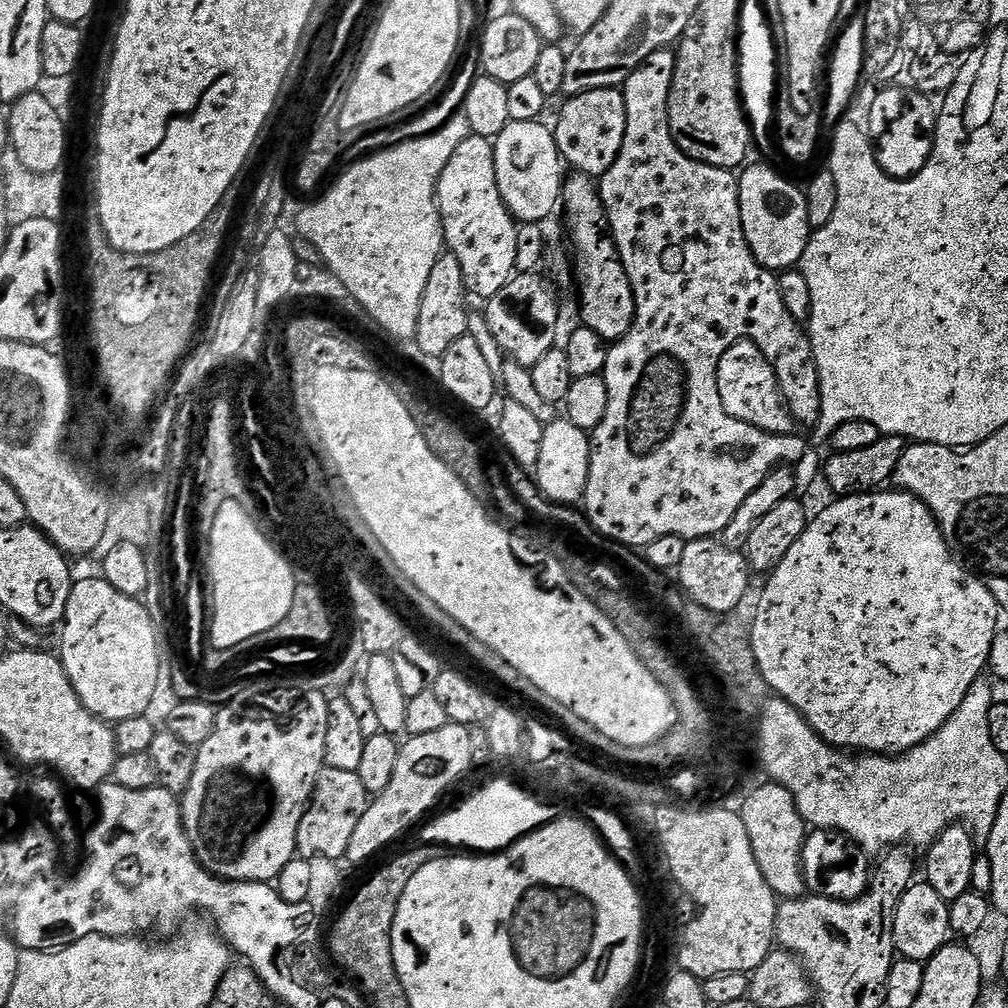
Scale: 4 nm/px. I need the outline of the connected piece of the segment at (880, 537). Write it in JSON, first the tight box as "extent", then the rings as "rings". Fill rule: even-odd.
{"extent":[750,491,1002,754],"rings":[[[888,491],[862,492],[836,498],[829,508],[822,509],[817,516],[815,513],[809,519],[802,538],[790,546],[786,558],[782,558],[782,562],[778,562],[778,566],[767,577],[768,585],[760,596],[756,617],[750,623],[754,658],[769,689],[779,699],[793,704],[805,722],[827,744],[841,750],[855,750],[860,754],[903,754],[927,742],[948,721],[950,714],[962,706],[970,686],[974,686],[974,682],[985,675],[991,658],[991,646],[998,633],[996,623],[1002,615],[994,594],[990,594],[979,575],[973,574],[959,559],[953,557],[952,549],[944,540],[932,511],[909,492]]]}

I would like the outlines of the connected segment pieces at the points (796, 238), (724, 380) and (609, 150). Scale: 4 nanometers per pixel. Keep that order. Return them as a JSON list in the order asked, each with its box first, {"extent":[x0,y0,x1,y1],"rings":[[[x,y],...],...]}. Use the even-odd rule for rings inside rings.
[{"extent":[738,164,810,274],"rings":[[[764,164],[745,167],[738,179],[742,230],[754,258],[761,266],[777,274],[795,269],[806,250],[810,235],[803,191]]]},{"extent":[718,340,795,432],"rings":[[[749,340],[735,343],[718,362],[718,390],[721,392],[722,408],[730,418],[752,423],[753,426],[778,432],[787,432],[795,422],[790,422],[786,405],[785,389],[779,383],[777,367],[762,355],[762,350]]]},{"extent":[554,88,626,178],"rings":[[[620,88],[590,90],[563,101],[564,109],[554,123],[556,145],[563,163],[569,169],[585,172],[587,176],[599,178],[614,166],[622,150],[626,134],[626,102]]]}]

